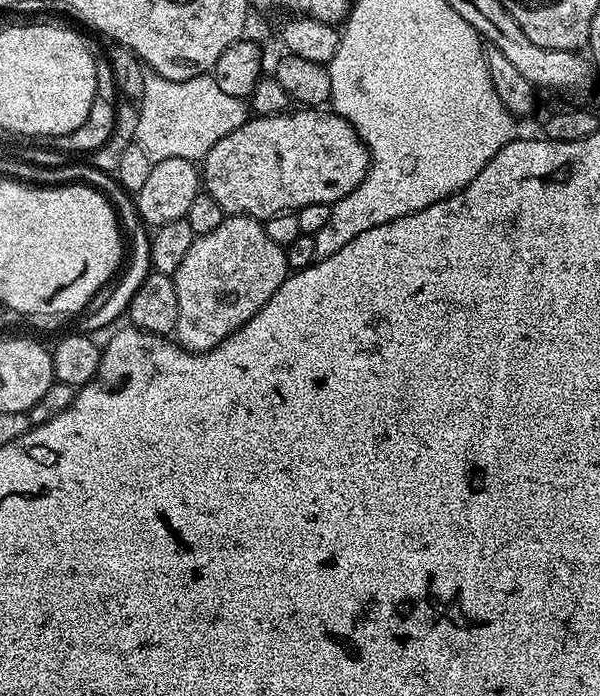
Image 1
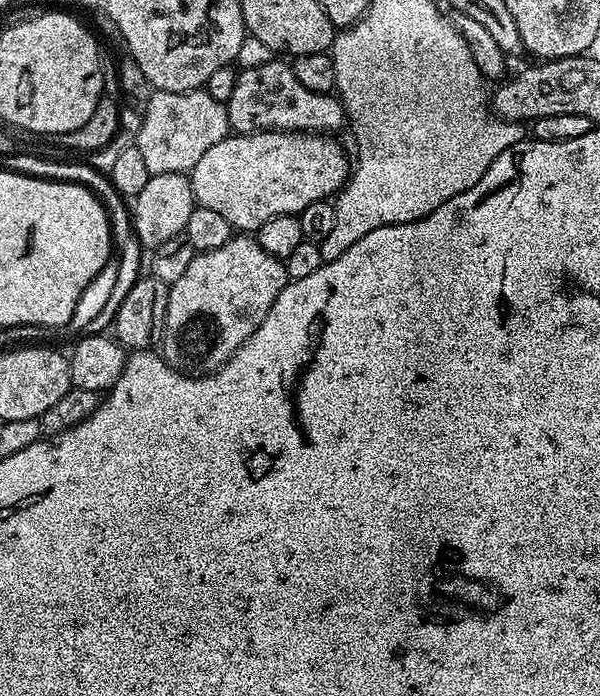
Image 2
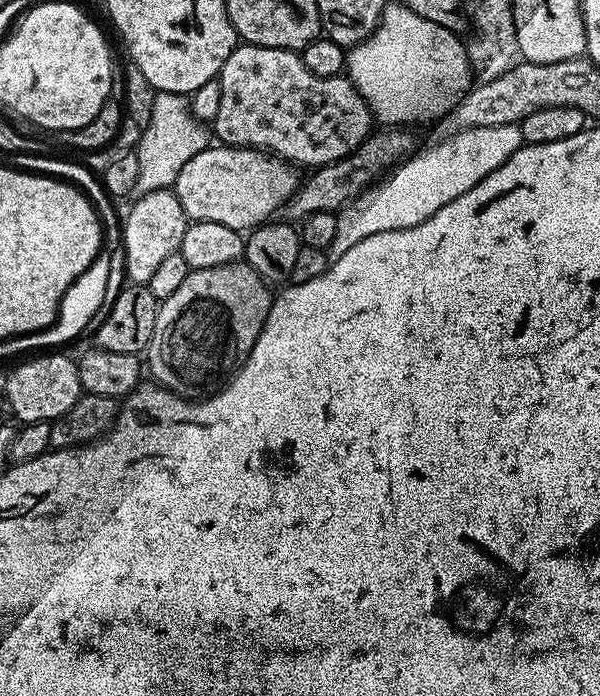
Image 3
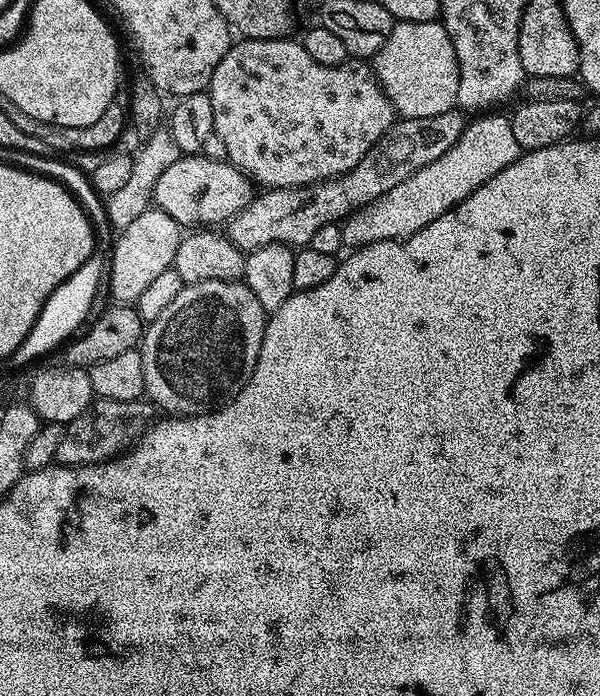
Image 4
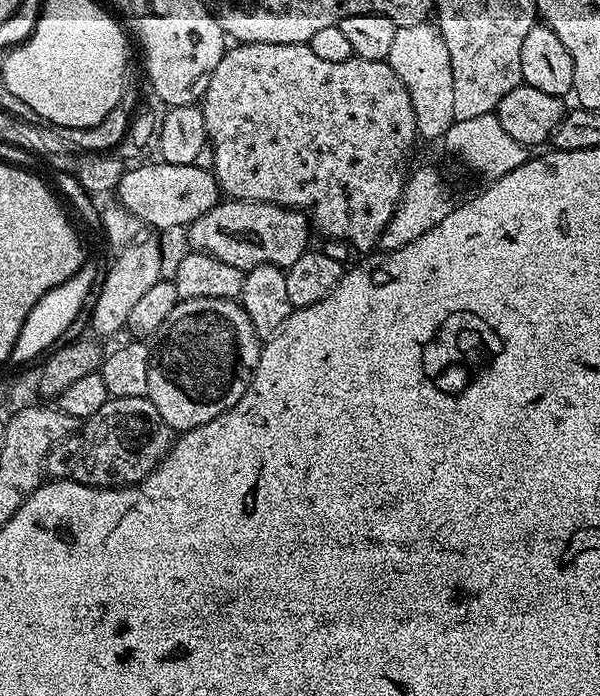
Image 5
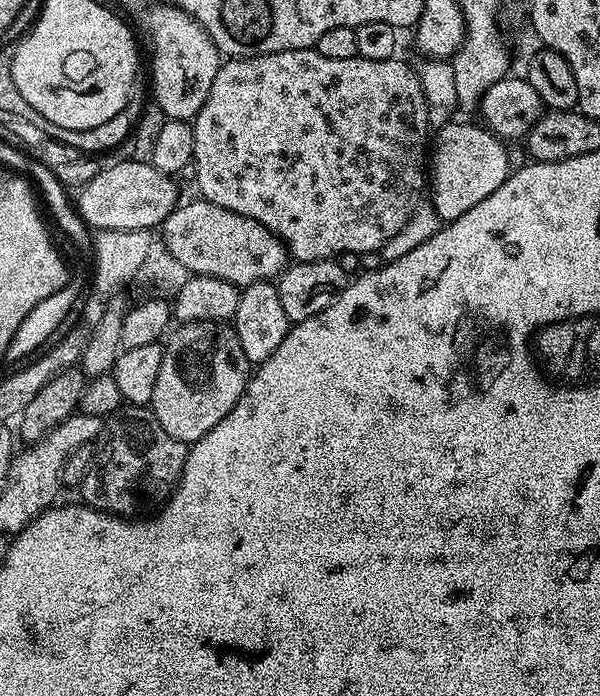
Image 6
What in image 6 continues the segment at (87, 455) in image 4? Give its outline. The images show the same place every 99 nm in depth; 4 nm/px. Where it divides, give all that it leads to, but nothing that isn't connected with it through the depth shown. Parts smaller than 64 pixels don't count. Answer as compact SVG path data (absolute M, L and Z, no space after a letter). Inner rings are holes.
M122 406L104 420L100 437L94 441L90 470L86 470L86 478L80 483L79 495L84 495L82 500L87 507L109 512L111 516L132 518L159 509L180 481L188 450L189 445L170 438L162 430L151 407Z

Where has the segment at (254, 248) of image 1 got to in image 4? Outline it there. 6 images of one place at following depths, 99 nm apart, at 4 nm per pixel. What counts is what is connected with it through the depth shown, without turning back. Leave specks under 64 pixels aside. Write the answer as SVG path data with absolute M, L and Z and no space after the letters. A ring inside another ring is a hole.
M238 280L218 282L198 282L186 284L184 289L145 327L143 337L138 345L144 371L144 390L147 399L161 413L172 416L202 416L223 408L235 400L236 395L246 386L258 354L262 350L262 338L266 313L262 302L254 298L249 288Z

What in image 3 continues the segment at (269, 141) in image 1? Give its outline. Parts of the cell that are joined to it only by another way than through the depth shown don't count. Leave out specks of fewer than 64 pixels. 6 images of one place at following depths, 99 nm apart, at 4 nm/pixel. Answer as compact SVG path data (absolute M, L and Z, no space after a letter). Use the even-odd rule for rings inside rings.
M209 146L204 148L178 174L174 191L178 202L182 202L182 210L189 221L219 222L221 226L230 226L237 230L251 230L257 224L273 219L276 208L283 209L298 187L297 169L287 160L262 152L254 148L234 148L231 146Z

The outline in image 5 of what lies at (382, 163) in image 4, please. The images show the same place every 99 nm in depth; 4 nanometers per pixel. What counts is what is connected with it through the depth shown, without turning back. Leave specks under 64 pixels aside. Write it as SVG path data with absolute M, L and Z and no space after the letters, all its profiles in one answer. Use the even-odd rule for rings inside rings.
M221 199L202 218L198 218L193 224L187 225L187 247L193 252L205 252L214 258L222 258L230 266L238 266L245 270L263 264L273 264L279 268L287 269L302 258L304 252L309 251L308 232L310 233L310 221L305 213L295 208L283 208L277 204L266 202L254 202L253 200Z

